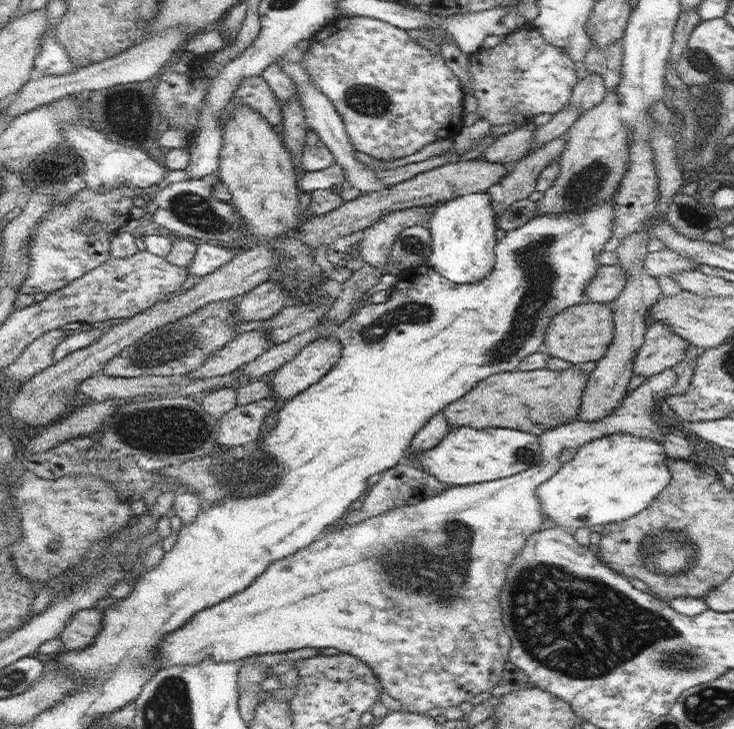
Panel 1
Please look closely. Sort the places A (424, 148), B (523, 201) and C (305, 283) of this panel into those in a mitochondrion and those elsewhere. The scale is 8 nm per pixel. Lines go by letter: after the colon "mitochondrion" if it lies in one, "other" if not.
A: other
B: other
C: mitochondrion

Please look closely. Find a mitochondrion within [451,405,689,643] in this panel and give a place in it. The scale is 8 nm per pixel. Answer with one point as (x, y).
(521, 456)

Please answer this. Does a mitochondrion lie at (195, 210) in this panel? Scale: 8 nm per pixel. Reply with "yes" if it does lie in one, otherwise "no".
yes

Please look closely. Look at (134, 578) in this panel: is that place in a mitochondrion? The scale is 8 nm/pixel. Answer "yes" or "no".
no

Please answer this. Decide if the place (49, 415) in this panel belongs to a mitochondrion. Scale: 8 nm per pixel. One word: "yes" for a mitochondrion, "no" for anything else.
no

